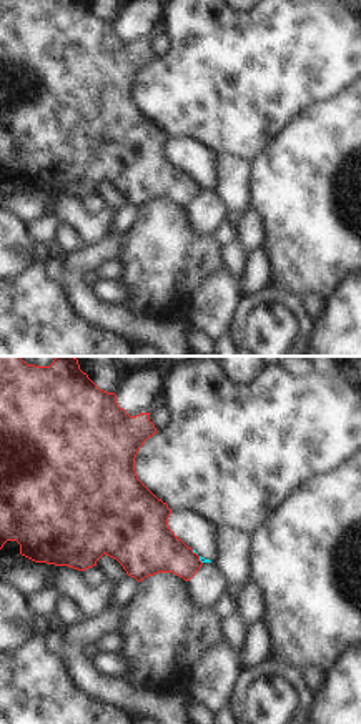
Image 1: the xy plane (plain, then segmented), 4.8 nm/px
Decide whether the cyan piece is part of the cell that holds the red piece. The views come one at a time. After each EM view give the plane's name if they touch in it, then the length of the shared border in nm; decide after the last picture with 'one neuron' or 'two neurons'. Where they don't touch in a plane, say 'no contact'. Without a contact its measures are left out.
meets red in xy; contact 90 nm long

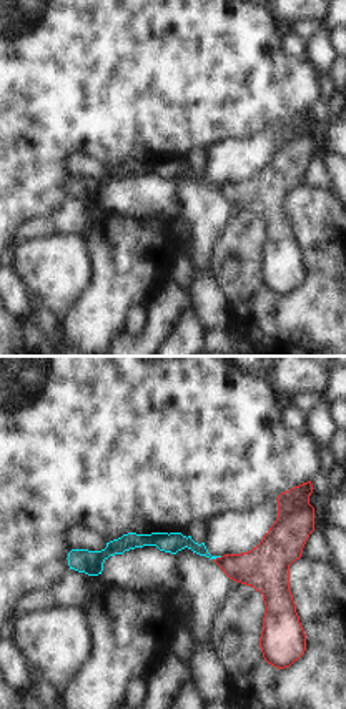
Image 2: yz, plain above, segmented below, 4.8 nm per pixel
meets red in yz; contact 40 nm long

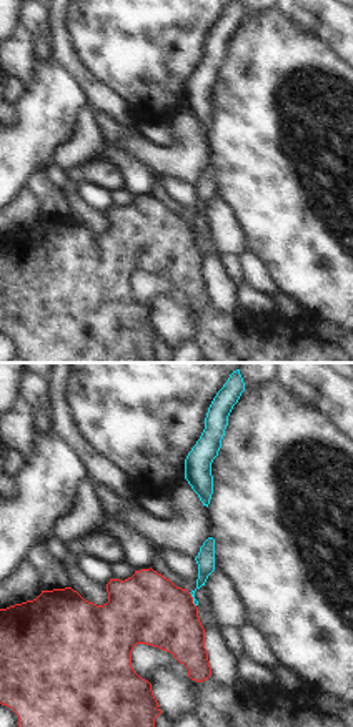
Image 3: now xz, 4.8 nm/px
meets red in xz; contact 80 nm long

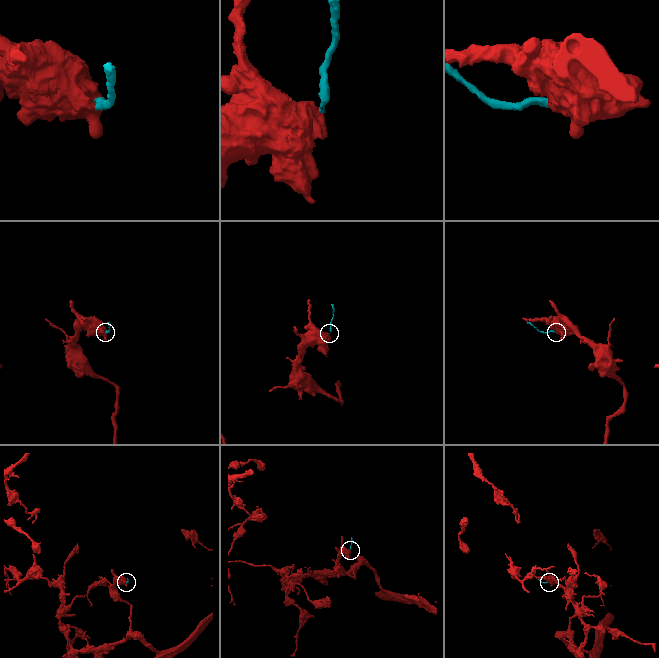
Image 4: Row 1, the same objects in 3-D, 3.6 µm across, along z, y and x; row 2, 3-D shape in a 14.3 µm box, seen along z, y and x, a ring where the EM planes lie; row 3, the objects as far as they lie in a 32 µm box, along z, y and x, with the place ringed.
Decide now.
two neurons

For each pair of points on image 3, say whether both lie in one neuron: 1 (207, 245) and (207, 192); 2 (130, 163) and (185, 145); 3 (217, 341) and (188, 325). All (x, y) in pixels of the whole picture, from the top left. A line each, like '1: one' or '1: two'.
1: one
2: two
3: two

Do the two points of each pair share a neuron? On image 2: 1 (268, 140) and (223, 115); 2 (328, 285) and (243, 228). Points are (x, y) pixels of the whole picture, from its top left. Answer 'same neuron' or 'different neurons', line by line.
1: different neurons
2: same neuron

